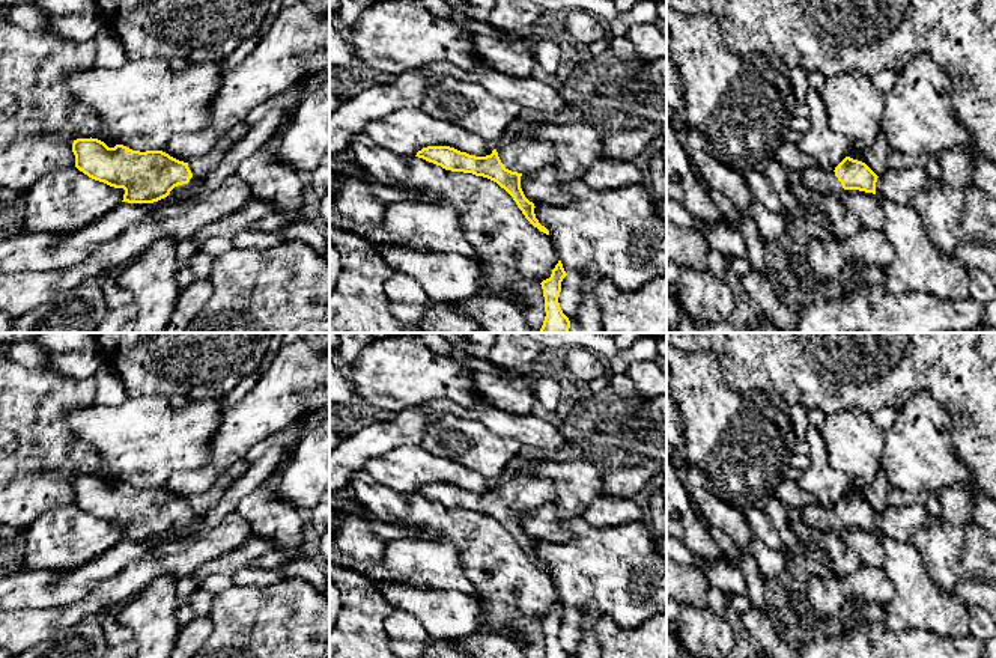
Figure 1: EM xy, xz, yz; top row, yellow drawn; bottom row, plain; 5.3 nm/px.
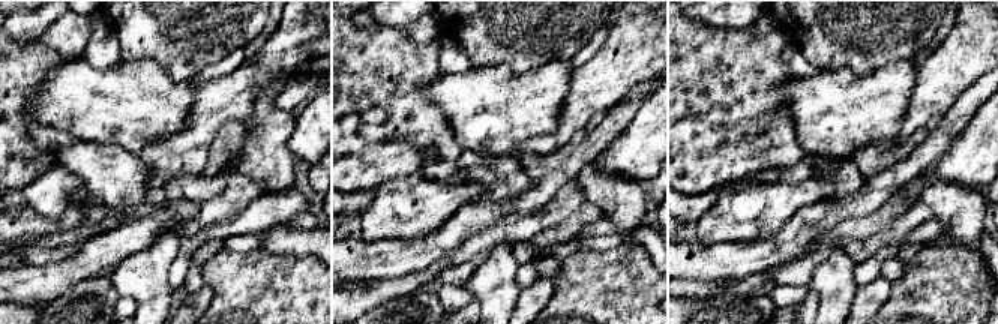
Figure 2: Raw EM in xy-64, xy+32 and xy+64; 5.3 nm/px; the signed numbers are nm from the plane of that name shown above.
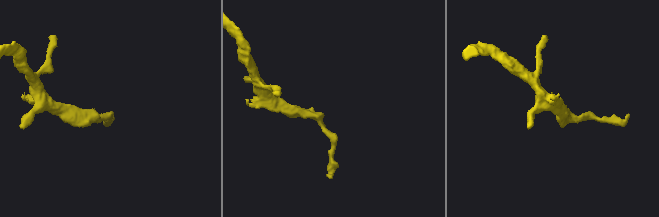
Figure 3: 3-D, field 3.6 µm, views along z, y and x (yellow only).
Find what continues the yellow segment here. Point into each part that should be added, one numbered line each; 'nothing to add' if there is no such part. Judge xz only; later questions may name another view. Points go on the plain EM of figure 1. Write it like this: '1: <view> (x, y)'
1: xz (525, 490)

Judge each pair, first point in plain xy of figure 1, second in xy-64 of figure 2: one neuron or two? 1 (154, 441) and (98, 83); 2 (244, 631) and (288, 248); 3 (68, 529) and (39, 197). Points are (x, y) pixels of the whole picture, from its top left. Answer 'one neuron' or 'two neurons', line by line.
1: one neuron
2: two neurons
3: one neuron

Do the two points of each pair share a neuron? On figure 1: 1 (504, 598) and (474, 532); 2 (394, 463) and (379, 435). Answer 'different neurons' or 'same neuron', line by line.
1: same neuron
2: different neurons

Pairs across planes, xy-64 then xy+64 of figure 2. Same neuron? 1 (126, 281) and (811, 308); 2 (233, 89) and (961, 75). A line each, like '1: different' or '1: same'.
1: different
2: same

